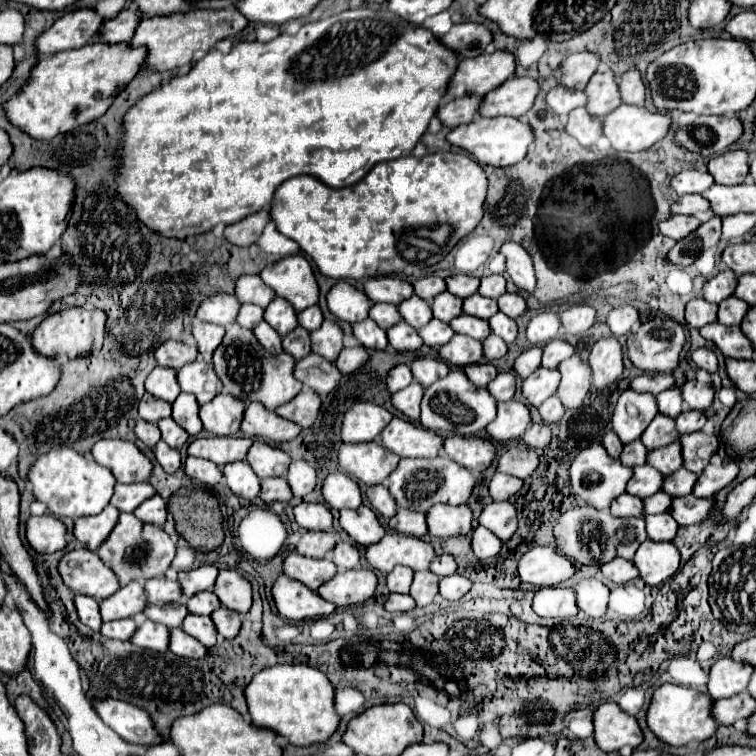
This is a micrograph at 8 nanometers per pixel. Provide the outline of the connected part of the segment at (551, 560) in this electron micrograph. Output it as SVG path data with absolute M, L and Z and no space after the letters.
M533 547L519 559L519 577L523 583L541 587L555 587L575 575L575 565L555 547Z

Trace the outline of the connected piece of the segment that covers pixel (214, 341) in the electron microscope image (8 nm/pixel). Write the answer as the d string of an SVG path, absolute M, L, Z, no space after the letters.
M193 321L193 335L199 343L199 353L203 355L205 361L211 361L213 351L217 349L217 345L221 343L223 335L225 335L225 327L215 325L215 323L203 323L203 321Z

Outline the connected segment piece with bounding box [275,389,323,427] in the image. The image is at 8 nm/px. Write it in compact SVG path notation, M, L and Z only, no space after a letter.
M303 389L293 401L277 407L275 413L289 421L295 421L301 427L311 427L319 415L321 403L323 401L317 393L313 393L311 389Z

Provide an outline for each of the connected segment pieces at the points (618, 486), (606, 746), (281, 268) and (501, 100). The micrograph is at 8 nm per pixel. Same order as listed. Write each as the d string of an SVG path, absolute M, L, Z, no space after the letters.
M593 443L591 447L583 449L575 461L571 463L571 469L569 469L569 475L571 475L571 487L573 487L573 493L583 499L587 505L595 507L595 509L609 509L613 499L617 499L619 495L625 493L625 487L633 475L633 469L623 465L619 459L613 459L607 449L603 447L603 443Z
M609 701L609 703L599 705L595 711L595 741L603 751L619 751L623 747L637 749L643 743L643 731L635 715L625 713L617 703Z
M289 255L267 265L261 271L261 279L299 311L319 303L319 285L311 263L303 255Z
M511 77L499 89L493 89L483 97L483 105L479 109L481 117L521 117L525 115L539 93L539 83L531 77Z

